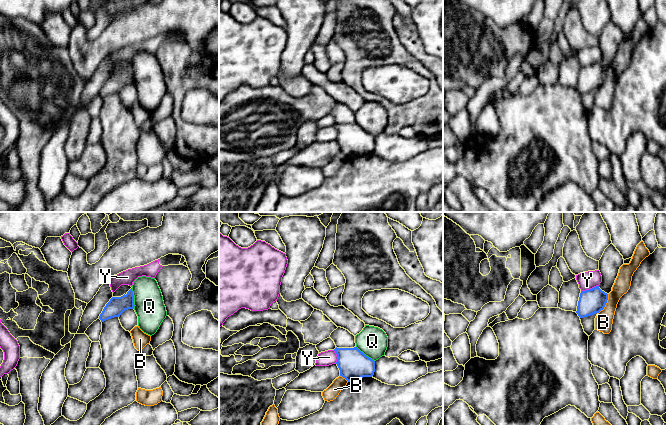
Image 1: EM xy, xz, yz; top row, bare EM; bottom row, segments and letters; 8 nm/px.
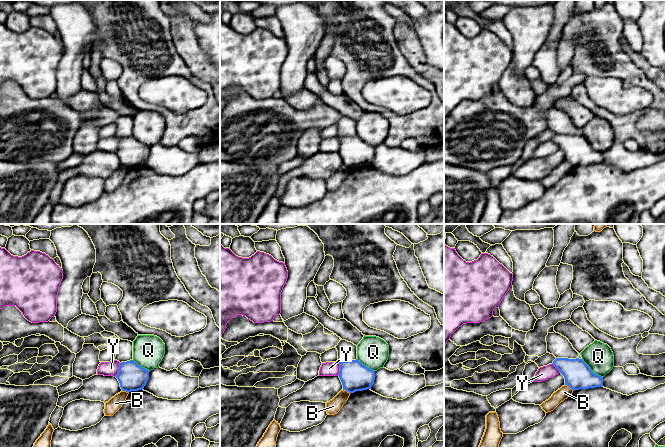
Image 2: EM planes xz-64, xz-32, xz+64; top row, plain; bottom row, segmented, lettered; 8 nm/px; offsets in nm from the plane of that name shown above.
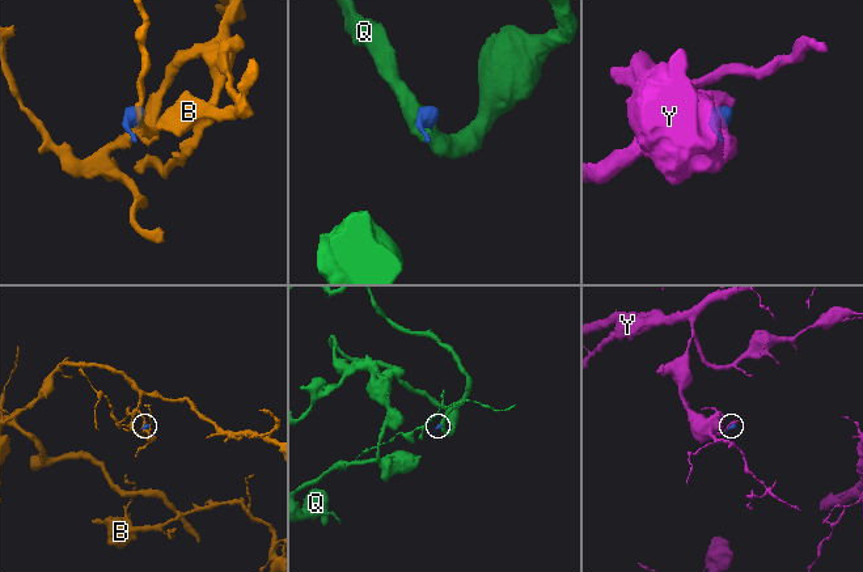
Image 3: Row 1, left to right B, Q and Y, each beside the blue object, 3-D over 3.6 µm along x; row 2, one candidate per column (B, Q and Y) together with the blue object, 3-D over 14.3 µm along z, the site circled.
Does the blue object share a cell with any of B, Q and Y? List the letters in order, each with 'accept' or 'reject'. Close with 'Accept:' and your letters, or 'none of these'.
B: reject
Q: reject
Y: accept
Accept: Y

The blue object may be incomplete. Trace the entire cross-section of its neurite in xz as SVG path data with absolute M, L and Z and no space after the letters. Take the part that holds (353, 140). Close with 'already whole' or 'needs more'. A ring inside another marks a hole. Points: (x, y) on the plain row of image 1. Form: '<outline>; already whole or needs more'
M357 123L335 124L318 130L316 142L329 142L336 140L340 146L340 152L348 158L372 153L375 148L375 137L366 132Z; needs more

